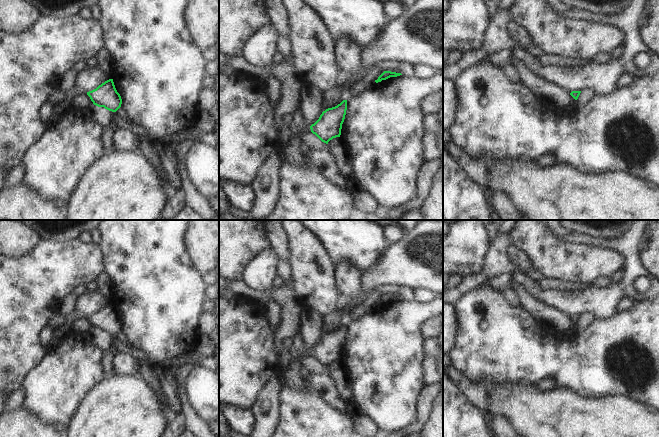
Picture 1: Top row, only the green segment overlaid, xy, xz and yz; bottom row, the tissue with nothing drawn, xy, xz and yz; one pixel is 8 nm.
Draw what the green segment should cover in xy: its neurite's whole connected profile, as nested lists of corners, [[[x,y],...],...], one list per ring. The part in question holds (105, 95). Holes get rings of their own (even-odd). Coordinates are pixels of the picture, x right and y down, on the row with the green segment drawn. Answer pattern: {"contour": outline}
{"contour": [[[109,79],[96,89],[87,92],[94,105],[116,112],[122,104],[120,94],[117,92],[113,79]]]}

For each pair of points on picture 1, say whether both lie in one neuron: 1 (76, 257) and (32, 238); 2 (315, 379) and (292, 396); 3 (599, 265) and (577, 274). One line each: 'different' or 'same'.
1: different
2: different
3: same

